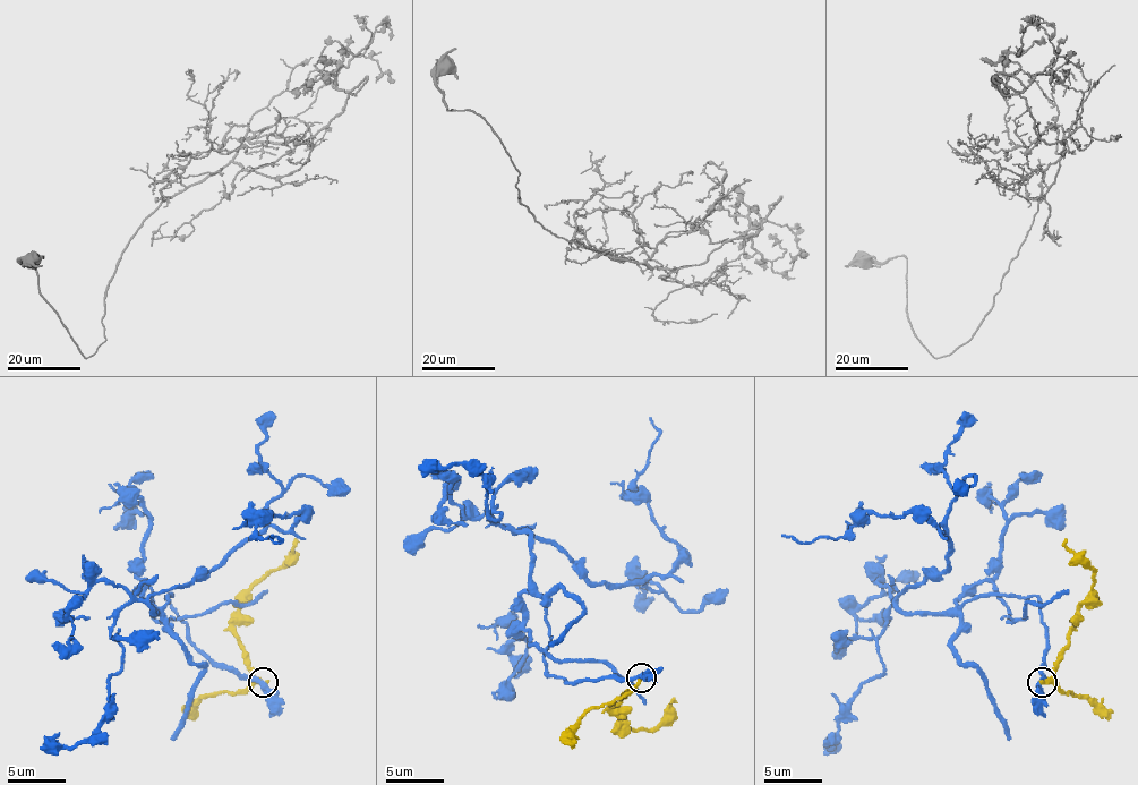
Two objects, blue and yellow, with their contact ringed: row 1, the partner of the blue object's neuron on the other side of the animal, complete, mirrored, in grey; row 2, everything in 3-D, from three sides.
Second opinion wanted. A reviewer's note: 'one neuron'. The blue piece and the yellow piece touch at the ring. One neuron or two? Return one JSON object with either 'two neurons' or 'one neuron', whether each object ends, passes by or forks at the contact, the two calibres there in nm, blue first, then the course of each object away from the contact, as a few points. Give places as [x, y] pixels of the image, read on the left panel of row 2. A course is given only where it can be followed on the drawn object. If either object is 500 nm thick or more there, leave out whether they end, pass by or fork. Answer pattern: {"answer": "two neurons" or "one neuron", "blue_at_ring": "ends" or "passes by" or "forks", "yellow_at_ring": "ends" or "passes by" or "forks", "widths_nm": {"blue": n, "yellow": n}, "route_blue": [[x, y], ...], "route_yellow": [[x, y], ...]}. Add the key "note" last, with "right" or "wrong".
{"answer": "two neurons", "blue_at_ring": "passes by", "yellow_at_ring": "ends", "widths_nm": {"blue": 360, "yellow": 320}, "route_blue": [[264, 681], [220, 670], [171, 595], [147, 606], [301, 517], [270, 513], [257, 525], [272, 534]], "route_yellow": [[264, 681], [251, 673], [249, 653], [234, 629], [240, 600], [275, 571], [298, 539]], "note": "wrong"}

